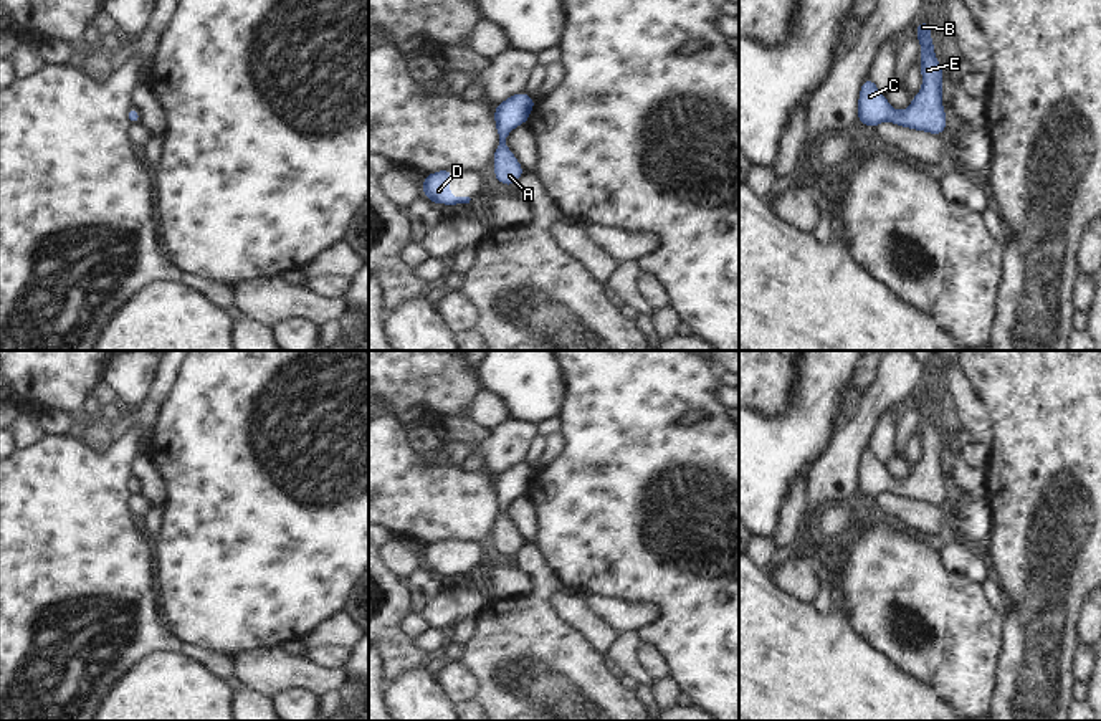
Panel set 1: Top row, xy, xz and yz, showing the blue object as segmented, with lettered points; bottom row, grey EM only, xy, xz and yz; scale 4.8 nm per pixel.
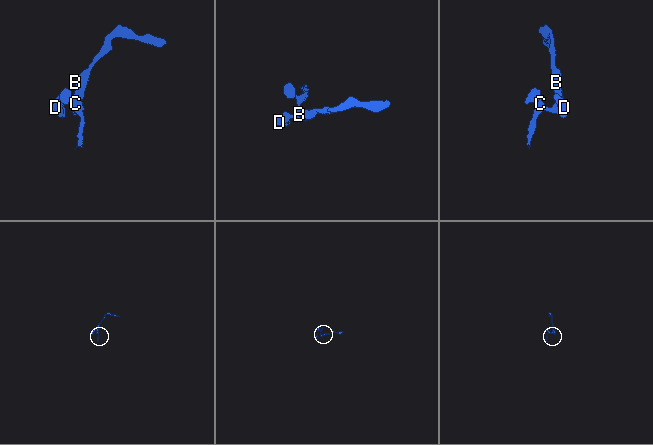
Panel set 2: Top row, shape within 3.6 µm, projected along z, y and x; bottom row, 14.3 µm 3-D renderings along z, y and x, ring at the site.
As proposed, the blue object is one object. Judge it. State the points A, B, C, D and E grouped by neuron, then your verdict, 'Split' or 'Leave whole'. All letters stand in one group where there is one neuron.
Groups: A B C D E. Leave whole

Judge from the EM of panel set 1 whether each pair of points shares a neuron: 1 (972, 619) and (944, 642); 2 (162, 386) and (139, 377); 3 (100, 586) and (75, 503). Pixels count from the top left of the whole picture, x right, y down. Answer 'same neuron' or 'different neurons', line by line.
1: same neuron
2: different neurons
3: same neuron

